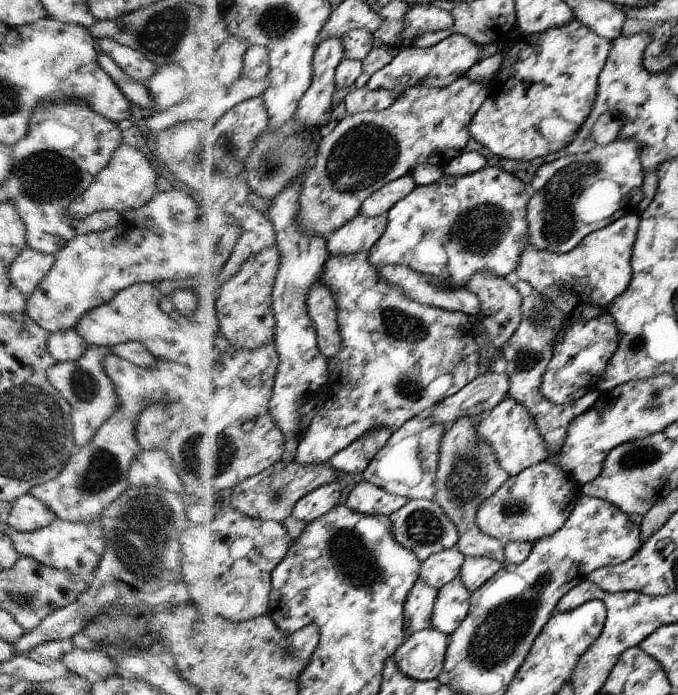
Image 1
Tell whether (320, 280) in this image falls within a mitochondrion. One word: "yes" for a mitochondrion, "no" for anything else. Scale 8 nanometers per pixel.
no

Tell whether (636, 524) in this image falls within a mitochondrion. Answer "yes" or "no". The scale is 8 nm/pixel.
no

